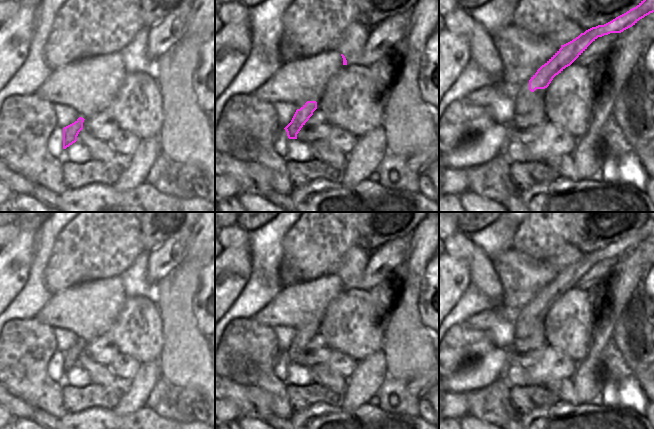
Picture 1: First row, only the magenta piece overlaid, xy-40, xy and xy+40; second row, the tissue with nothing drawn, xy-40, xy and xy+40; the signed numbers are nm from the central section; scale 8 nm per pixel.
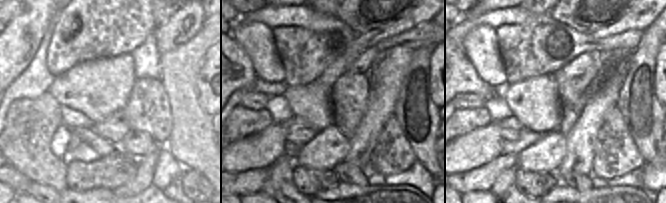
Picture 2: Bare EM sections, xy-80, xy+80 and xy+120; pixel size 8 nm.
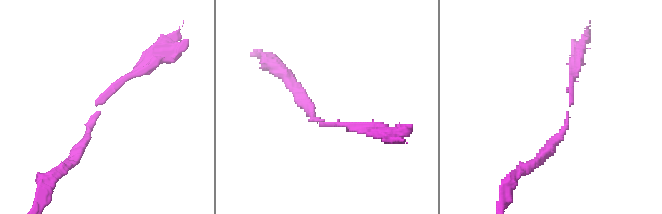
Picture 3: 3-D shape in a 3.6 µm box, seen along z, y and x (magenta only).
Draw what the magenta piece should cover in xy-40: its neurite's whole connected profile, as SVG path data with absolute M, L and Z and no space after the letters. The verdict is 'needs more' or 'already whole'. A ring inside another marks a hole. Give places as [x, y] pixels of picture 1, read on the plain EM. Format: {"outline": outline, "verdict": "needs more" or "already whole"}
{"outline": "M79 341L74 347L63 352L63 373L77 365L77 360L83 353L84 344L84 342Z", "verdict": "already whole"}

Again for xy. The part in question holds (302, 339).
{"outline": "M307 325L300 333L296 334L291 346L284 352L289 363L297 363L297 358L316 333L316 325Z", "verdict": "already whole"}

